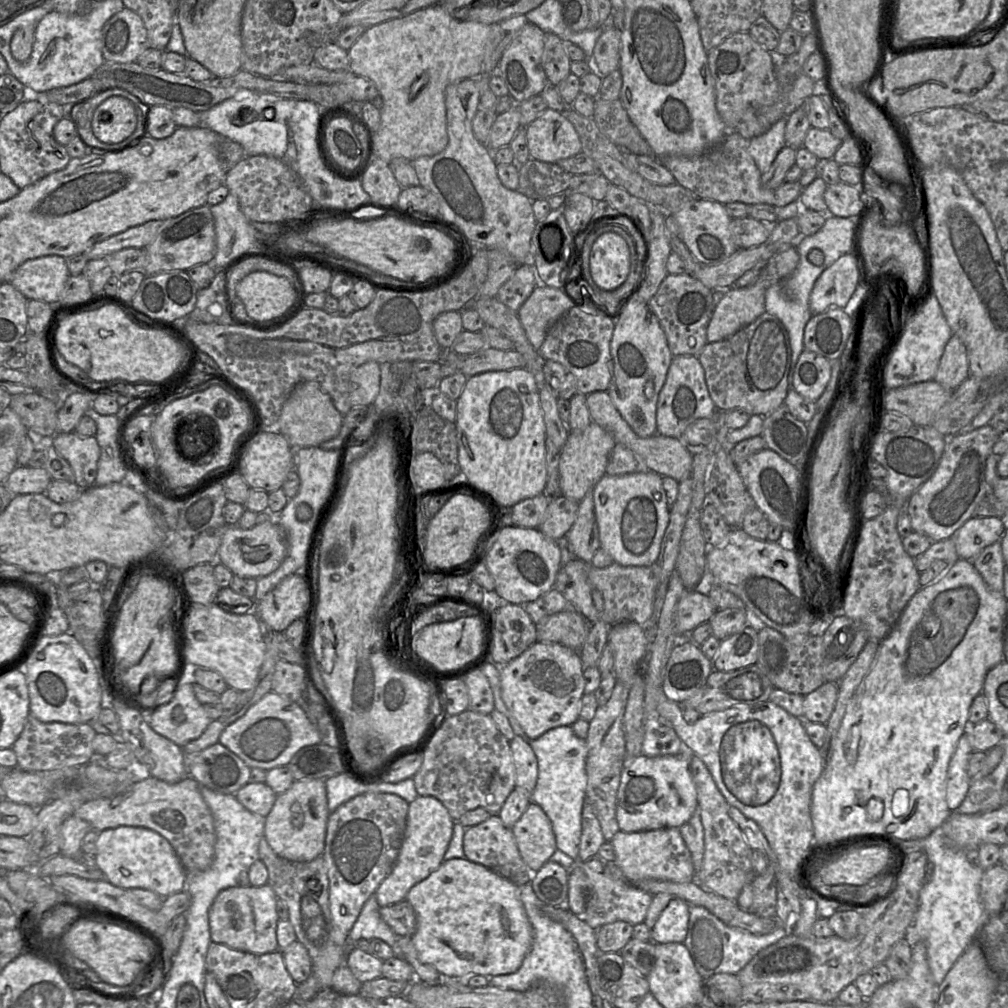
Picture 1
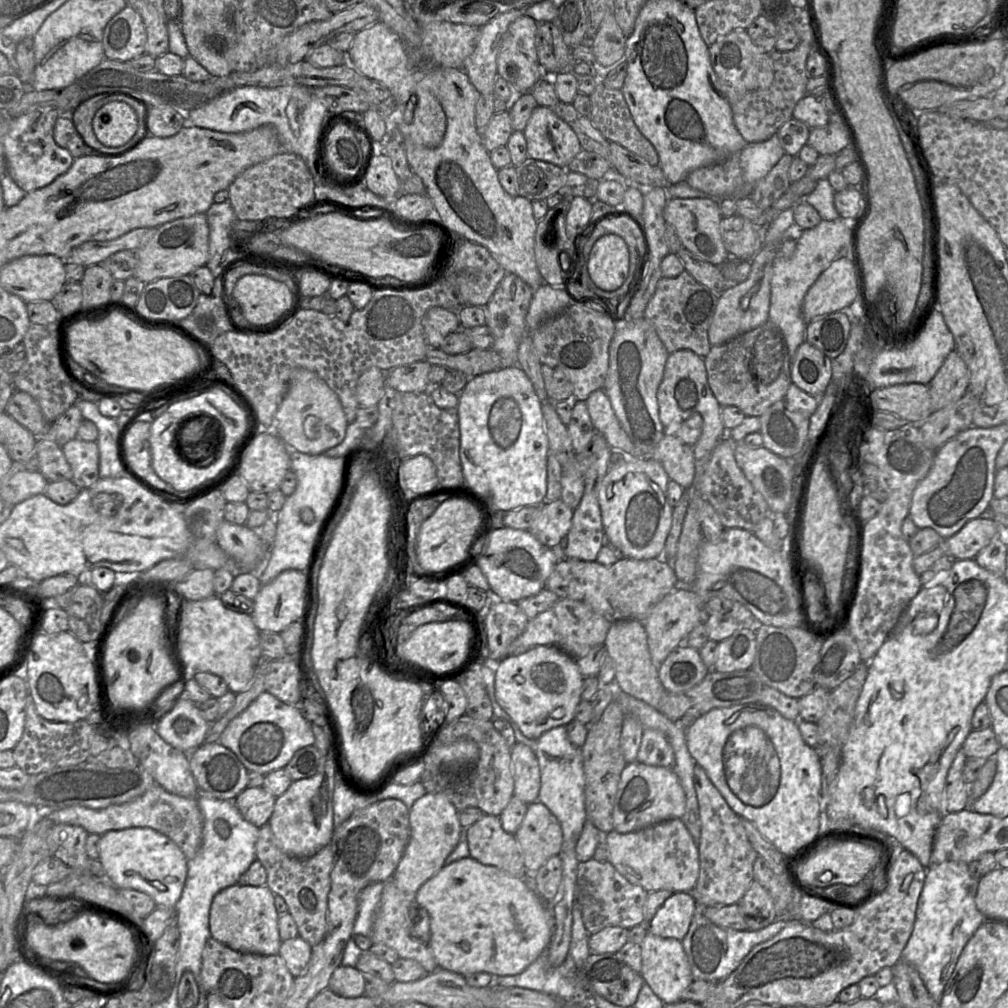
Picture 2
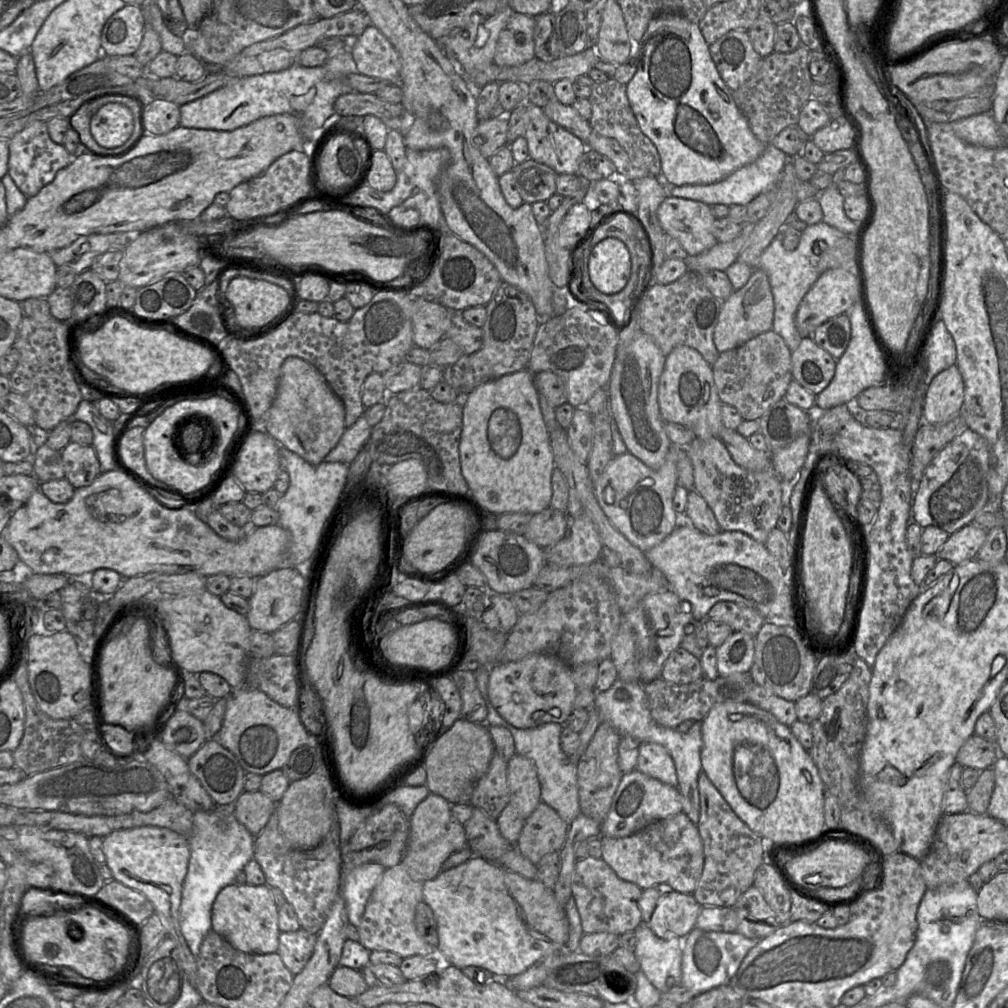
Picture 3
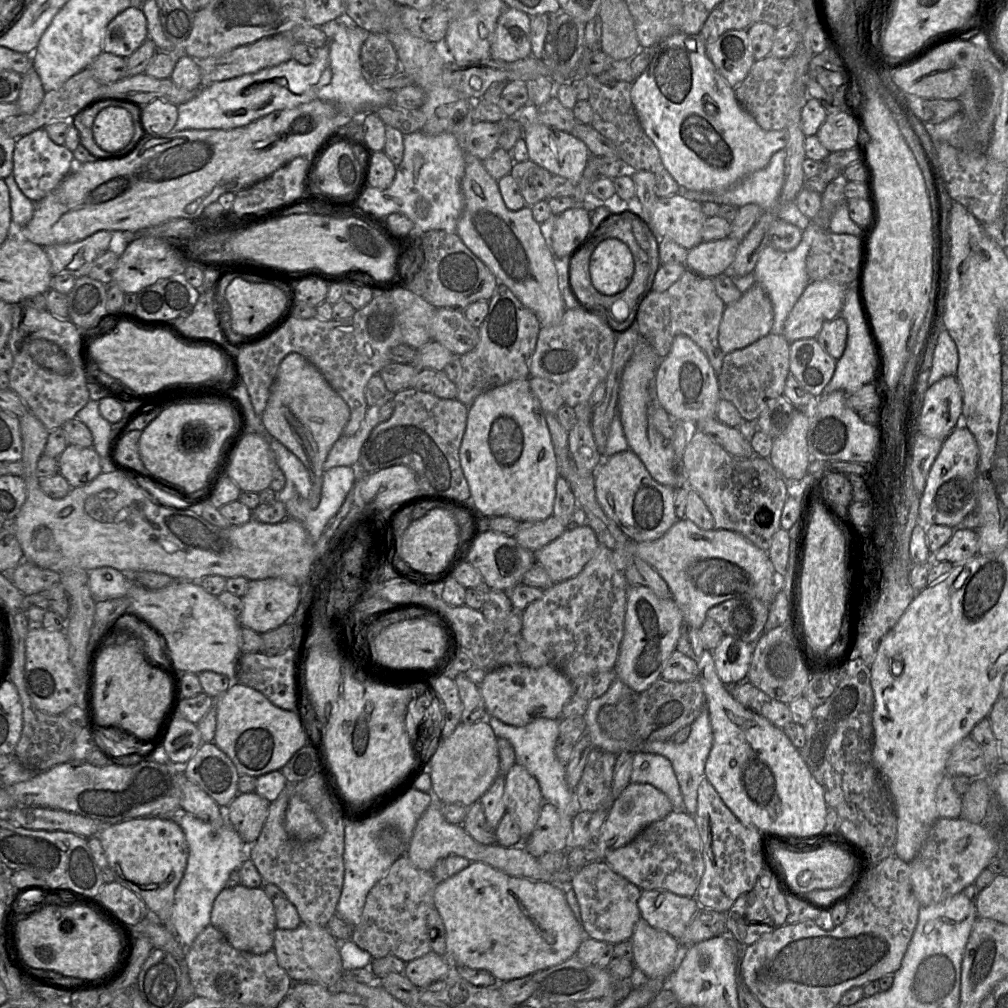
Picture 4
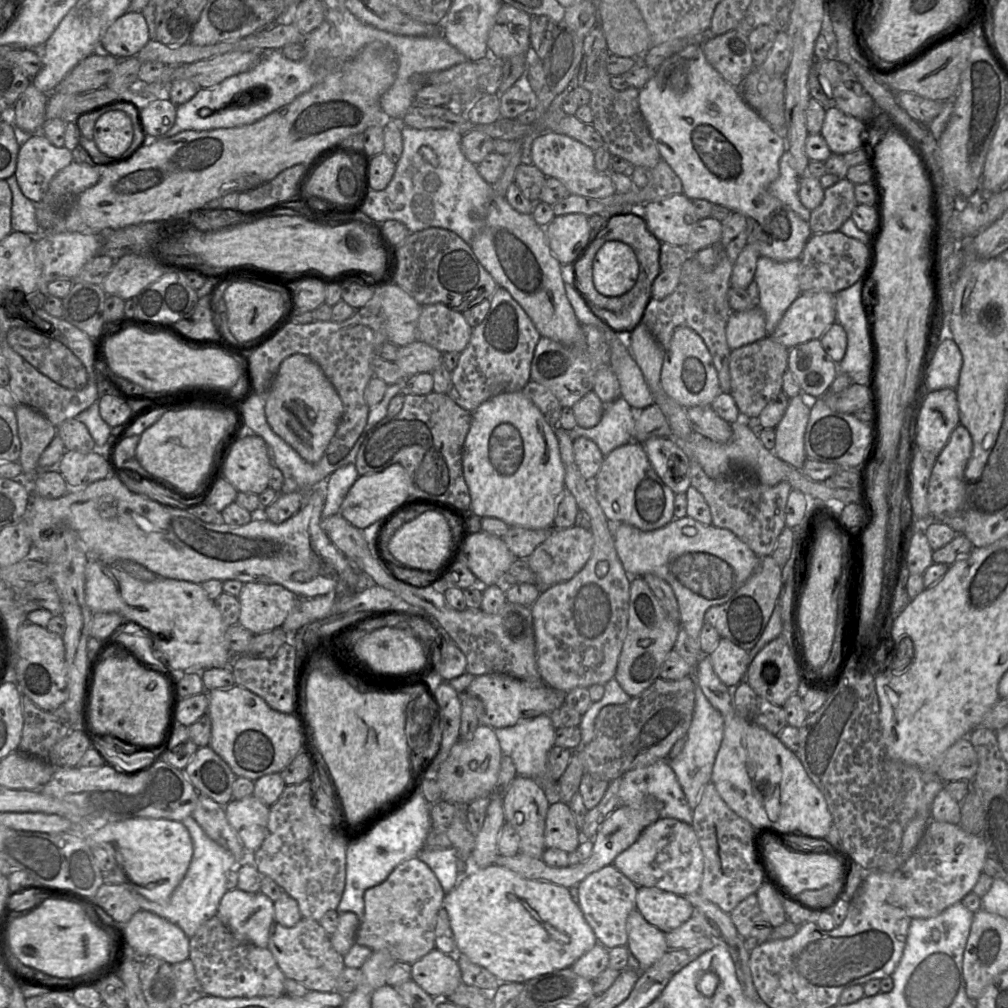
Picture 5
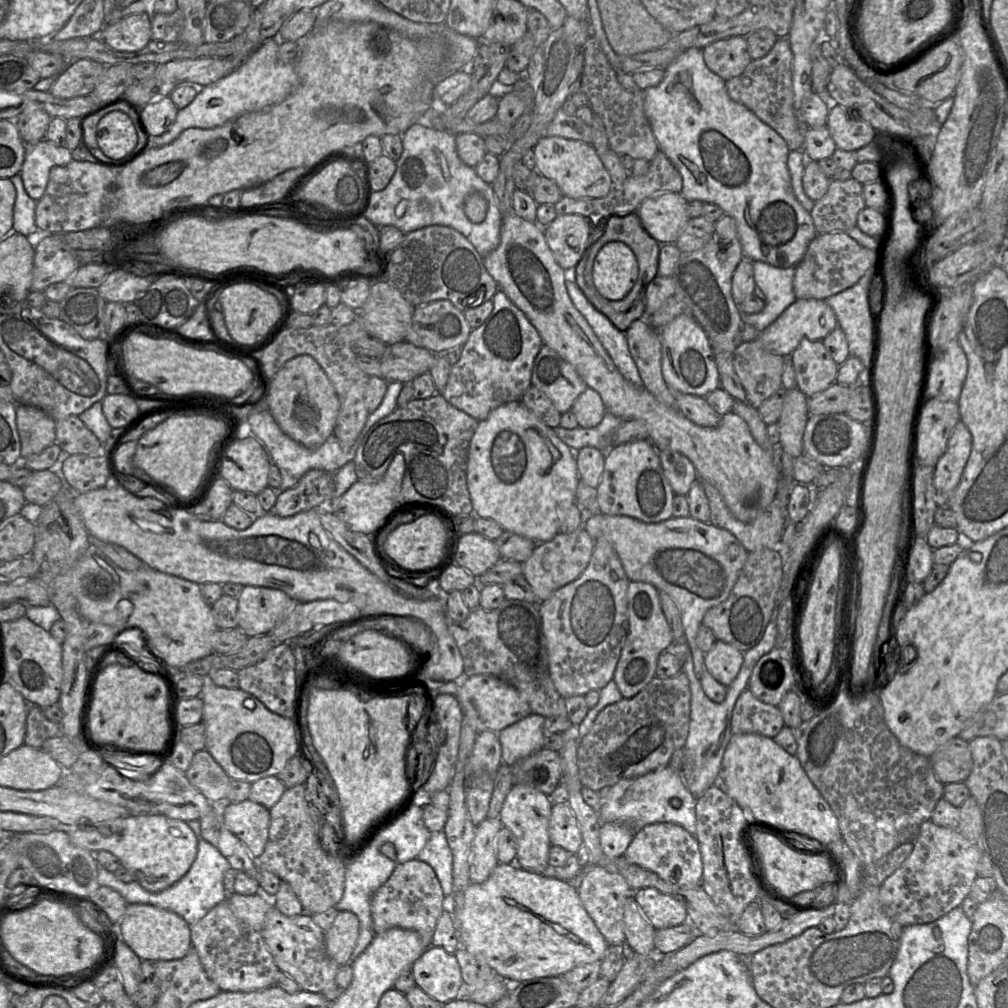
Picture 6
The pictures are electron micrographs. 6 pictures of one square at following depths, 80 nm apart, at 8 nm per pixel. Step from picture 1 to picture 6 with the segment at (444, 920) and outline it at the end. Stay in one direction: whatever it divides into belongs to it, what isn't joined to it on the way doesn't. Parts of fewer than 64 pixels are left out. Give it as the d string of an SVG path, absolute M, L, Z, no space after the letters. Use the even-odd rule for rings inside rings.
M499 863L489 878L480 884L470 883L462 892L463 906L452 910L460 946L482 958L510 984L534 978L562 976L572 968L602 961L610 950L606 939L584 908L576 885L519 867Z

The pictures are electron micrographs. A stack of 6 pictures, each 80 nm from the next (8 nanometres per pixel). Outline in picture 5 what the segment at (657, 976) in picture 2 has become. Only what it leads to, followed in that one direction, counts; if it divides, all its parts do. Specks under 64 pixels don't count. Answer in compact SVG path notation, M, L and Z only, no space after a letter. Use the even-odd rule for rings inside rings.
M635 908L626 921L627 947L638 960L641 969L647 969L668 950L665 933L650 924Z

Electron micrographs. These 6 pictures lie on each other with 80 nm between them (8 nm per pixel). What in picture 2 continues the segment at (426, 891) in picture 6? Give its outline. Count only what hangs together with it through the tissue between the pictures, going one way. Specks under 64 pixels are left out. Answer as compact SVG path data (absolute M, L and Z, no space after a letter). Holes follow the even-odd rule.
M390 879L384 883L376 918L369 937L372 944L384 944L394 949L399 957L412 959L420 963L427 974L438 969L437 963L427 944L413 938L410 934L409 908L415 901L415 894L406 894Z

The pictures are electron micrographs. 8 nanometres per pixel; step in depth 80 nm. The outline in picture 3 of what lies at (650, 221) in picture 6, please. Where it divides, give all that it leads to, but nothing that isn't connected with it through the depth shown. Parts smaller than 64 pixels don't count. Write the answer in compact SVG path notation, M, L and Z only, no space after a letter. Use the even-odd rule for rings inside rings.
M668 195L658 207L657 218L665 234L678 240L688 255L701 254L717 243L713 234L716 218L704 202Z

